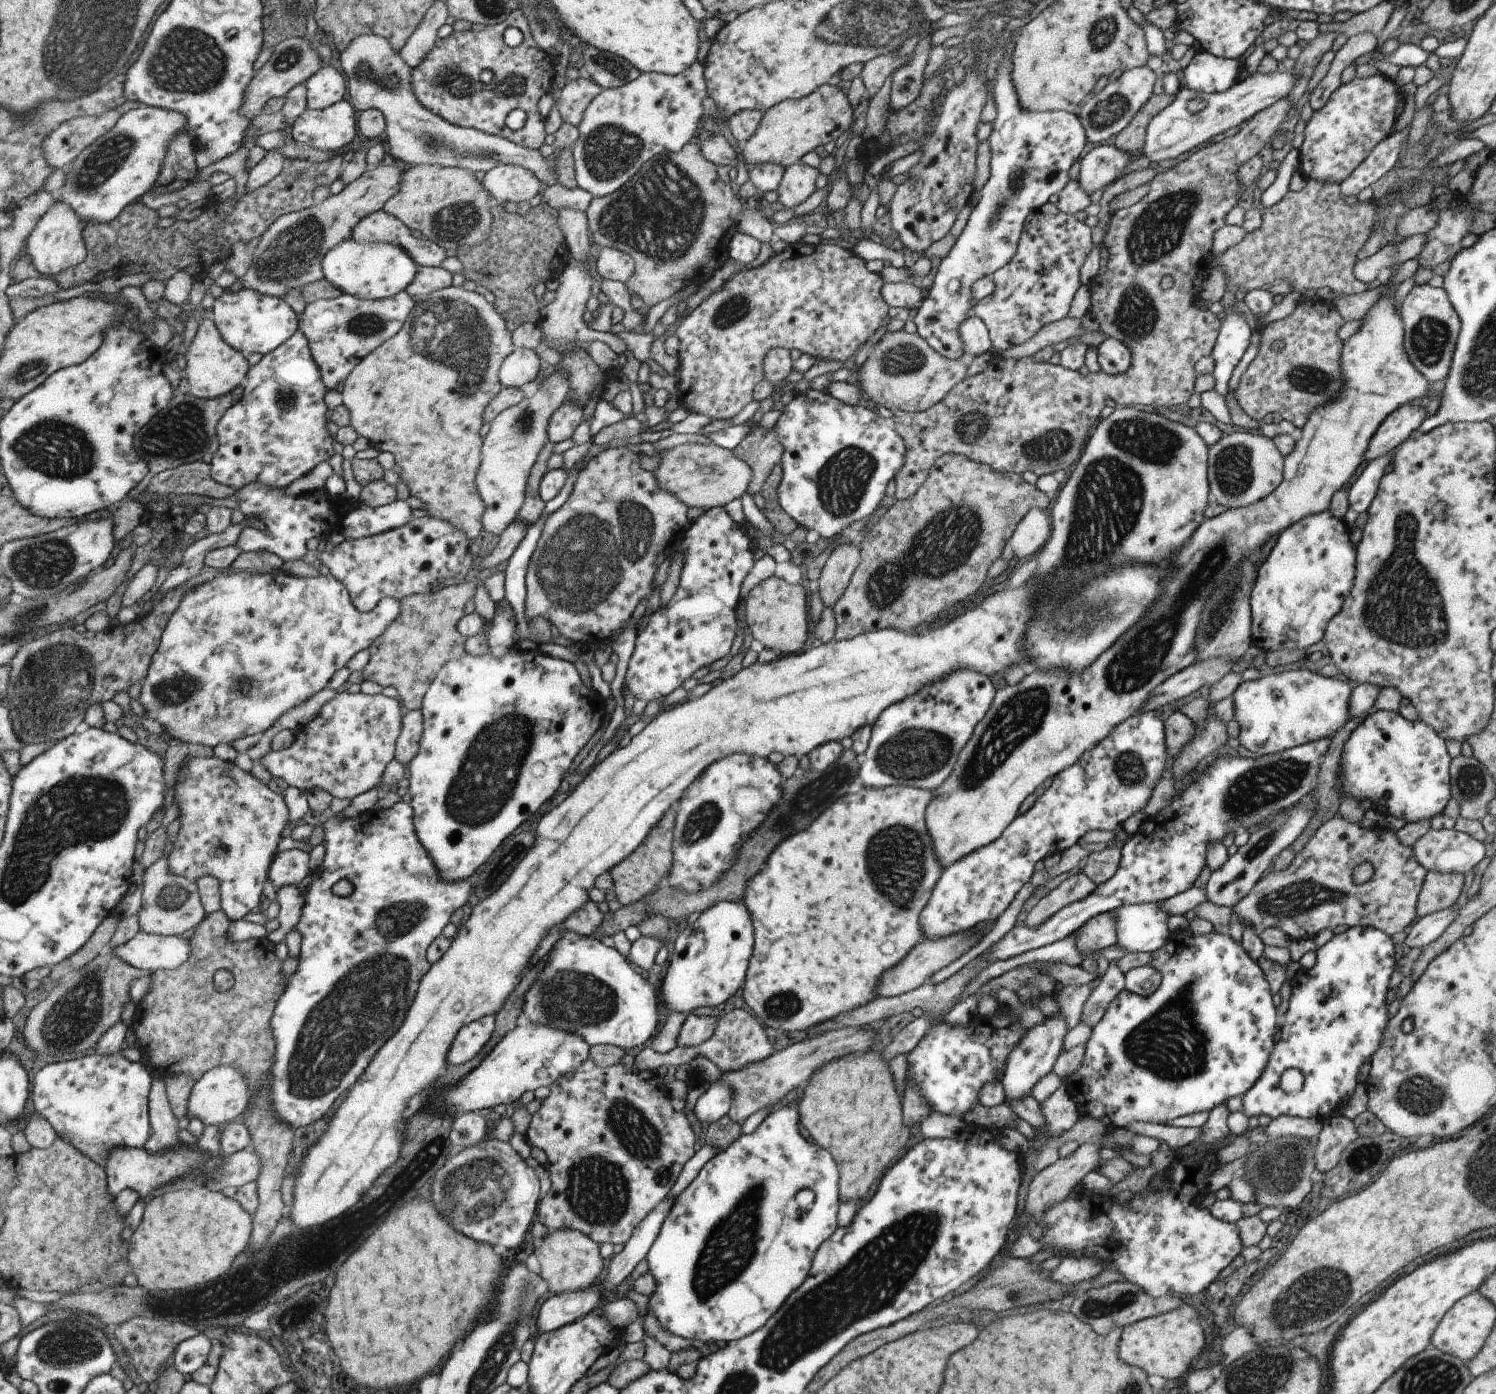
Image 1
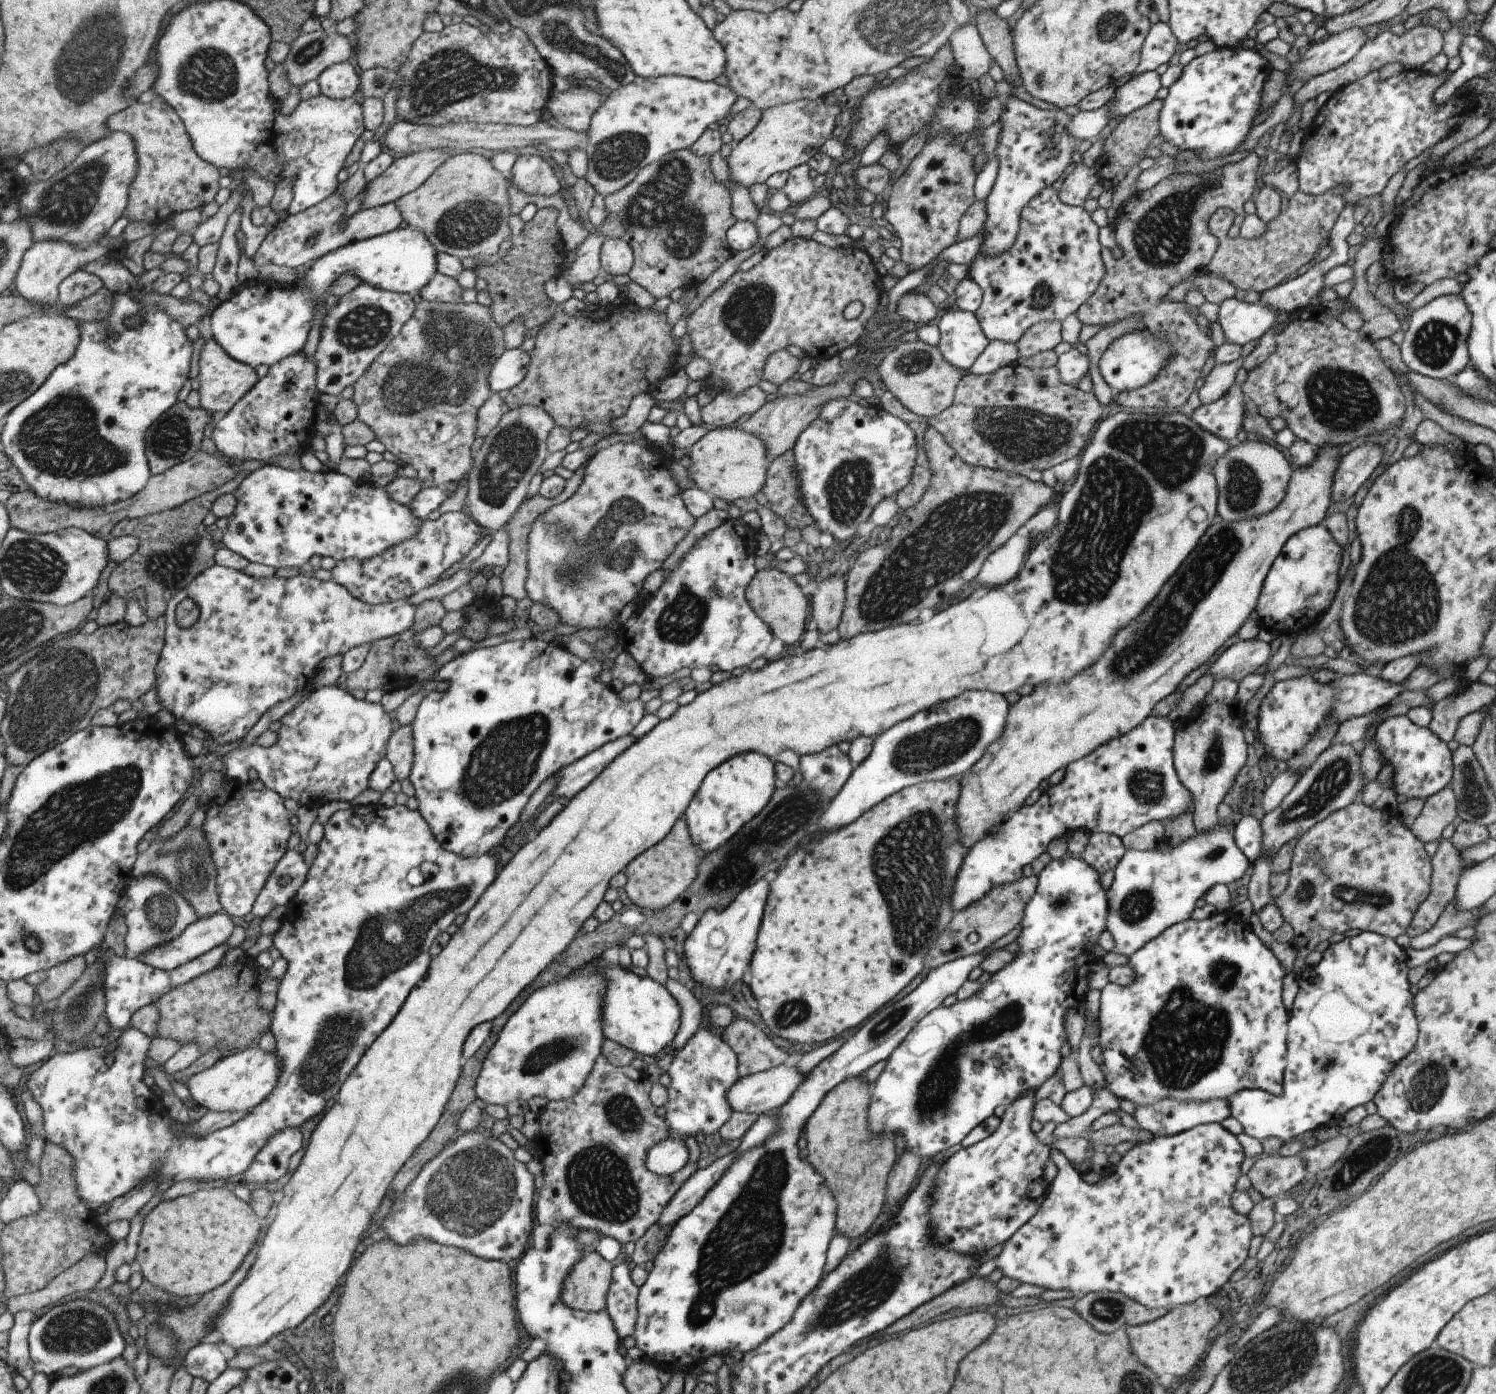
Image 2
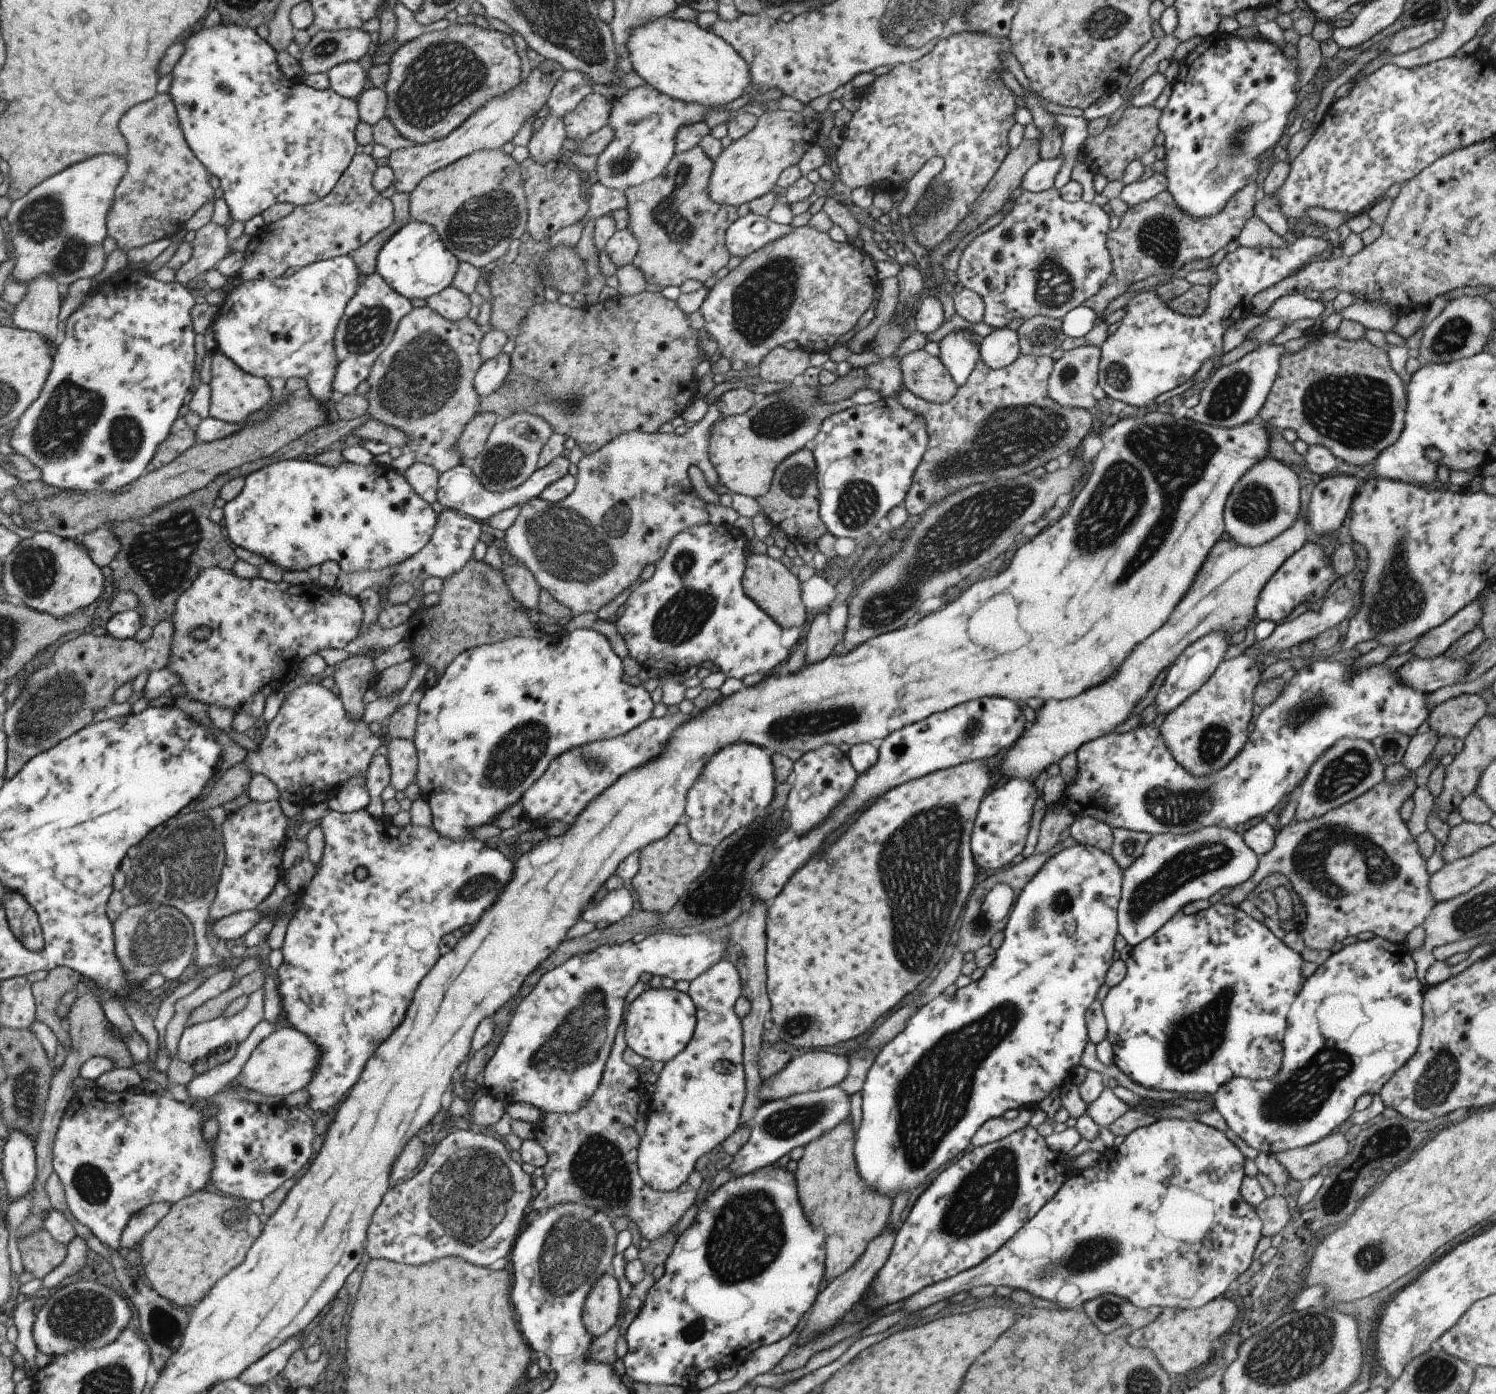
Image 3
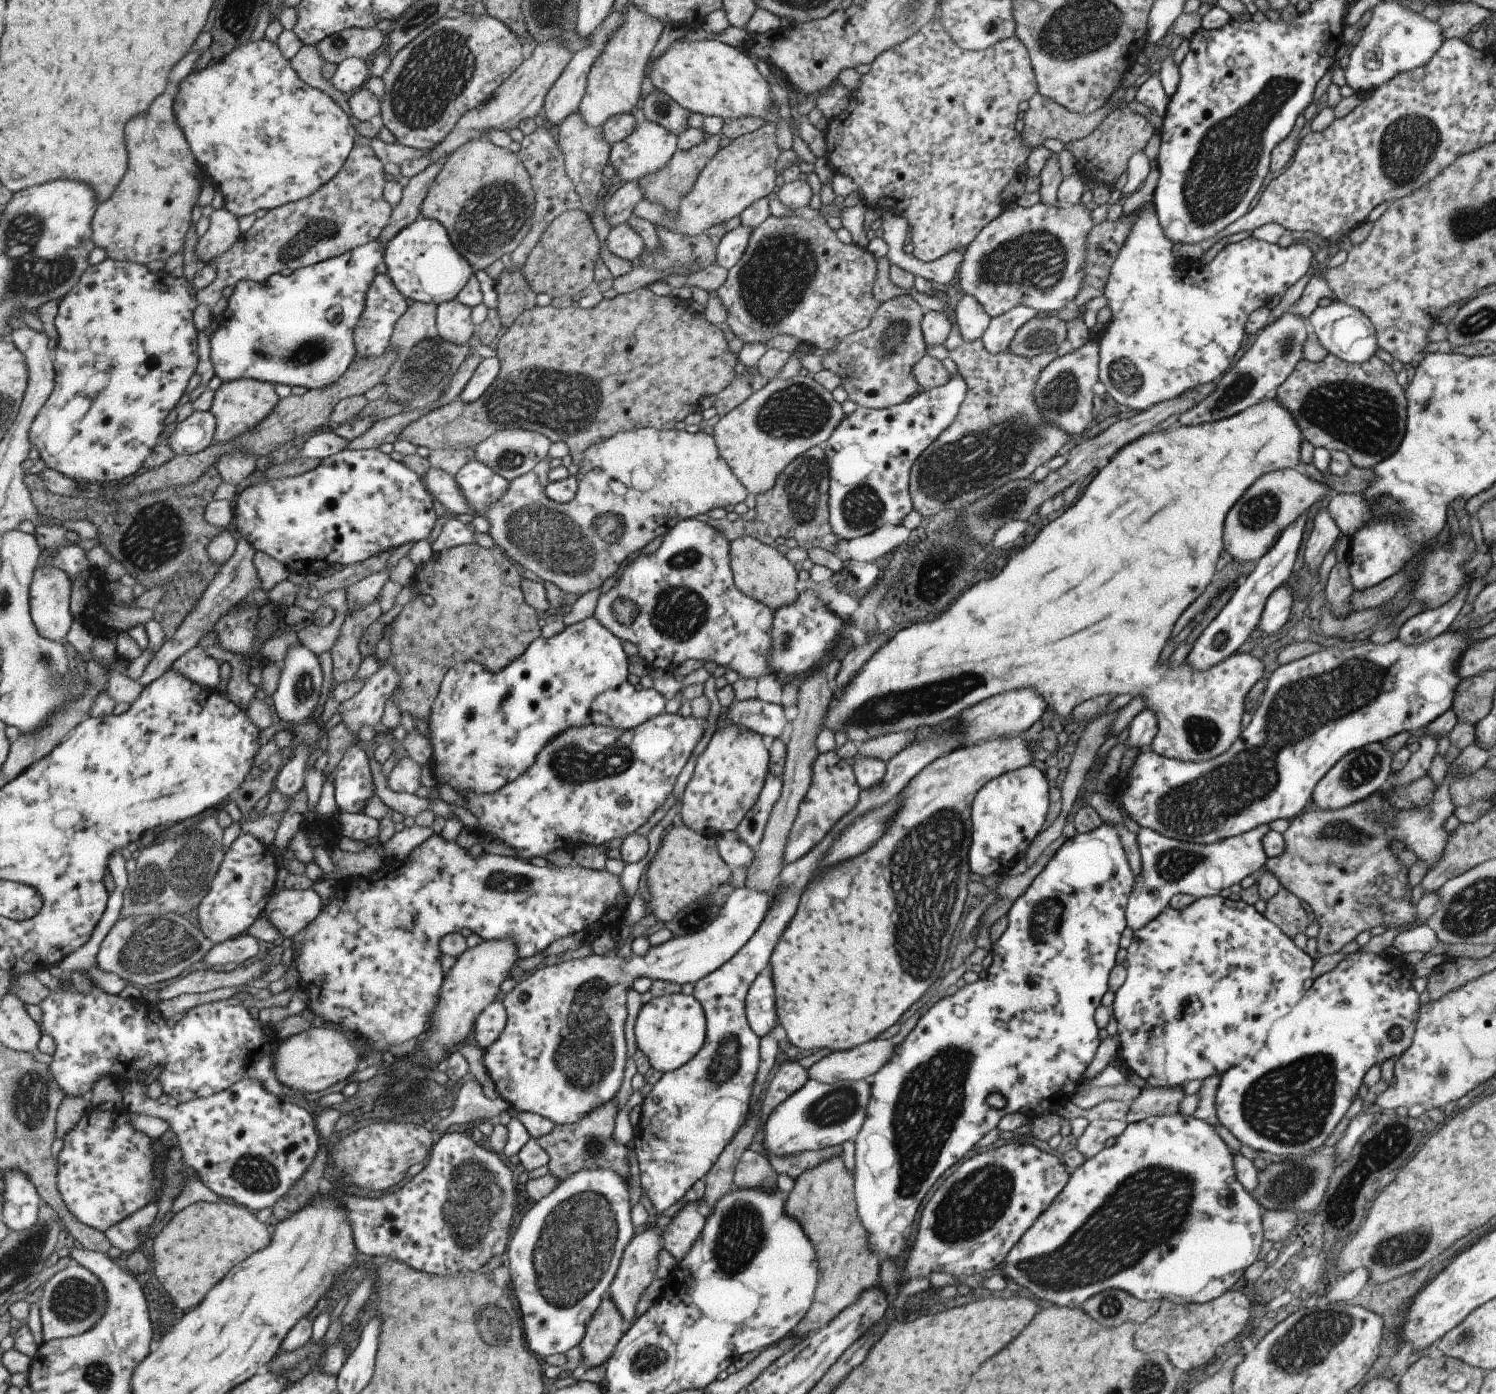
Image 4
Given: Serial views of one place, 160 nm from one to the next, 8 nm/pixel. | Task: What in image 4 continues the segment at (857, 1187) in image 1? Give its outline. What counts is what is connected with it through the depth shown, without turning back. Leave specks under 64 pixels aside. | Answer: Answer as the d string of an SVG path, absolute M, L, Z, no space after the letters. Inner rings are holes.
M841 1156L825 1160L825 1164L817 1164L817 1168L809 1168L809 1172L797 1176L794 1183L791 1192L786 1194L783 1212L799 1224L817 1258L817 1283L811 1305L793 1330L781 1338L799 1338L800 1341L827 1326L843 1308L849 1308L861 1292L878 1284L879 1260L869 1252L867 1232L856 1212L852 1172L843 1166Z

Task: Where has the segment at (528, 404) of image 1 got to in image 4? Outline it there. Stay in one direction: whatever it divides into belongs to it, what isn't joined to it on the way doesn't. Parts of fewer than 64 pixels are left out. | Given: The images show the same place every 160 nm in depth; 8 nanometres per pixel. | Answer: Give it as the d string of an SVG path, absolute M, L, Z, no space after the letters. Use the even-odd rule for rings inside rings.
M506 429L491 434L490 438L479 442L473 450L475 450L475 460L489 464L494 471L497 470L502 477L511 482L527 474L537 463L545 459L551 444L552 441L537 432L527 429Z

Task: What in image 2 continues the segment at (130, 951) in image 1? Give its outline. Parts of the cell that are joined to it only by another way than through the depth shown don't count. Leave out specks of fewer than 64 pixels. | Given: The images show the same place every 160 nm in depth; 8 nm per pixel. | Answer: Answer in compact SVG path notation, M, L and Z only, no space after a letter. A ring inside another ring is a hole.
M226 912L217 913L204 919L199 919L196 923L193 923L180 937L175 940L169 941L163 945L156 946L148 953L141 955L138 962L147 963L152 967L163 971L172 971L201 955L207 954L211 949L223 944L231 938L233 930L235 930L235 922L231 915L228 916Z

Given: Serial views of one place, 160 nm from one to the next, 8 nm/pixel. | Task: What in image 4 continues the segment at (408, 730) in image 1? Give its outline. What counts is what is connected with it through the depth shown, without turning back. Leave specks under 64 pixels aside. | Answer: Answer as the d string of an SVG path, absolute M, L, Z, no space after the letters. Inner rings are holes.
M411 755L396 762L388 775L388 786L393 792L414 794L422 786L423 763Z

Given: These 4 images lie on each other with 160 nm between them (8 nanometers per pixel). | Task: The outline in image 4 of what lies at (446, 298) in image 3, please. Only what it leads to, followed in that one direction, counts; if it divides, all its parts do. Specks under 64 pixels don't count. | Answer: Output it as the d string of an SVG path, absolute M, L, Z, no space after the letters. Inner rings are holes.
M456 299L439 305L437 330L439 330L440 336L449 340L451 344L469 346L471 336L477 333L477 326L472 318L472 309Z

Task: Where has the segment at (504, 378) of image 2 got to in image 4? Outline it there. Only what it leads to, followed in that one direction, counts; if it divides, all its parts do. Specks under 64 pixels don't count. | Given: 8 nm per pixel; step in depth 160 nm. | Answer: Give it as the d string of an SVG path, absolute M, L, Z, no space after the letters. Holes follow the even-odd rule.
M497 356L494 358L485 358L475 374L471 378L471 381L465 386L463 392L459 397L459 400L463 402L476 402L481 399L481 396L485 395L485 392L492 388L492 385L496 383L497 378L500 376L501 362Z

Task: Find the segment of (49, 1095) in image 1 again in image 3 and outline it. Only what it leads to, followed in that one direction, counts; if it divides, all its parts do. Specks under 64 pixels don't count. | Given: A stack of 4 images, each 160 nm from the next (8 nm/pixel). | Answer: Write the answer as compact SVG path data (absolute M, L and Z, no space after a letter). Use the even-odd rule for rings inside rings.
M329 808L321 818L320 825L326 836L326 847L311 884L306 886L305 890L295 894L298 909L288 924L281 947L283 962L274 973L274 976L279 980L284 1022L311 1037L324 1050L324 1055L320 1058L320 1067L316 1070L315 1079L305 1088L310 1097L307 1105L315 1111L316 1115L327 1112L329 1108L335 1108L341 1100L345 1100L349 1090L357 1084L367 1060L391 1036L391 1032L403 1022L403 1018L405 1018L405 1014L413 1002L413 994L415 994L419 982L431 972L431 968L439 960L437 958L437 946L441 944L445 934L455 932L467 924L471 924L471 926L477 924L479 918L483 916L483 912L487 908L491 908L491 904L497 900L499 892L507 886L507 882L513 876L513 868L515 868L513 862L505 854L501 854L494 846L489 848L485 842L479 839L468 837L464 841L454 841L441 835L433 825L419 826L413 822L404 827L397 827L390 820L378 819L365 809L352 813L340 813ZM357 868L368 869L369 874L364 881L357 880L357 876L355 876ZM85 1087L84 1089L73 1088L74 1098L66 1106L64 1115L62 1116L56 1139L54 1142L53 1154L53 1170L58 1175L60 1182L64 1188L68 1208L78 1222L87 1226L106 1247L110 1247L115 1251L123 1245L123 1237L125 1230L129 1228L132 1216L141 1209L153 1204L153 1202L170 1202L171 1204L179 1202L181 1199L192 1195L195 1191L207 1188L209 1183L212 1184L212 1174L216 1165L216 1145L217 1139L209 1142L203 1136L203 1126L205 1126L205 1114L203 1110L195 1108L189 1104L175 1100L170 1094L158 1096L157 1094L139 1090L138 1087L124 1089L119 1092L107 1092L107 1090L99 1087Z

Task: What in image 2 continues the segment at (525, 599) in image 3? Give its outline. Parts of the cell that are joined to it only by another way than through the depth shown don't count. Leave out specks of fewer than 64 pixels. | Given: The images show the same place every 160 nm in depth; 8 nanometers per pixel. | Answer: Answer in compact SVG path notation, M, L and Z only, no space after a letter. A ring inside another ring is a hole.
M577 480L565 484L565 488L560 492L556 498L543 498L539 493L531 495L521 506L520 510L516 512L516 515L504 526L504 529L508 532L509 542L509 564L504 572L501 574L501 578L504 584L504 594L512 596L517 600L528 596L527 592L527 579L528 579L528 566L529 566L529 529L532 522L537 518L537 515L541 514L545 509L550 506L559 504L564 500L567 500L569 496L575 492L575 489L579 486Z

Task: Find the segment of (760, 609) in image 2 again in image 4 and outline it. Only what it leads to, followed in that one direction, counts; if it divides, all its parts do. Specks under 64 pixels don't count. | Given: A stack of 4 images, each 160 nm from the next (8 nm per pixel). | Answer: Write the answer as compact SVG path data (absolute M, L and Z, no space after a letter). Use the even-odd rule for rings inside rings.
M748 536L737 537L730 541L729 546L732 579L737 590L764 604L772 612L789 605L798 597L797 573L783 556L783 549L772 549L771 546Z

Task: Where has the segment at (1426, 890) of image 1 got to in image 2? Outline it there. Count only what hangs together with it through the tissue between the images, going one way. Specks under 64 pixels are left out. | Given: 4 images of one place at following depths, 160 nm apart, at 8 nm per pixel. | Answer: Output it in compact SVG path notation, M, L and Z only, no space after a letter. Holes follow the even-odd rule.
M1444 839L1438 845L1436 852L1430 858L1430 865L1432 871L1429 894L1417 906L1406 928L1409 938L1427 932L1432 924L1437 922L1441 911L1454 898L1457 879L1462 870L1462 860L1458 855L1458 850L1448 839Z

